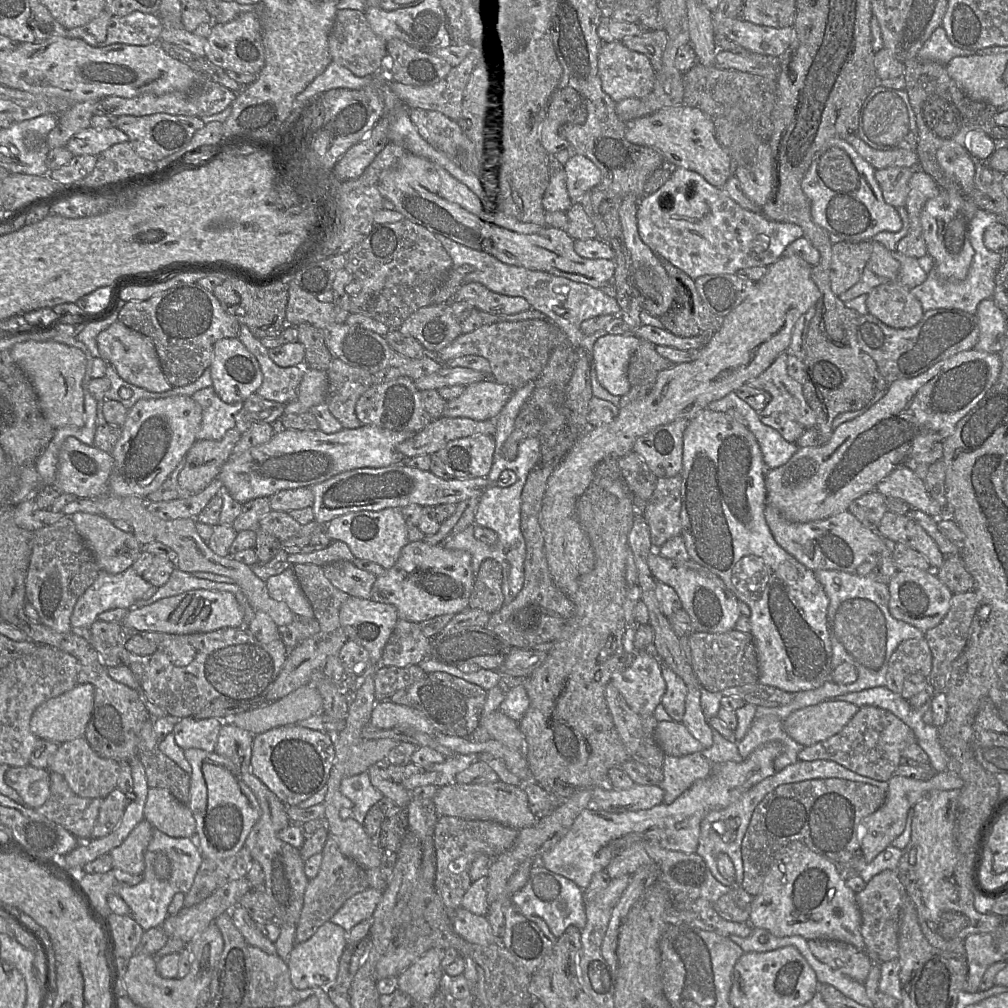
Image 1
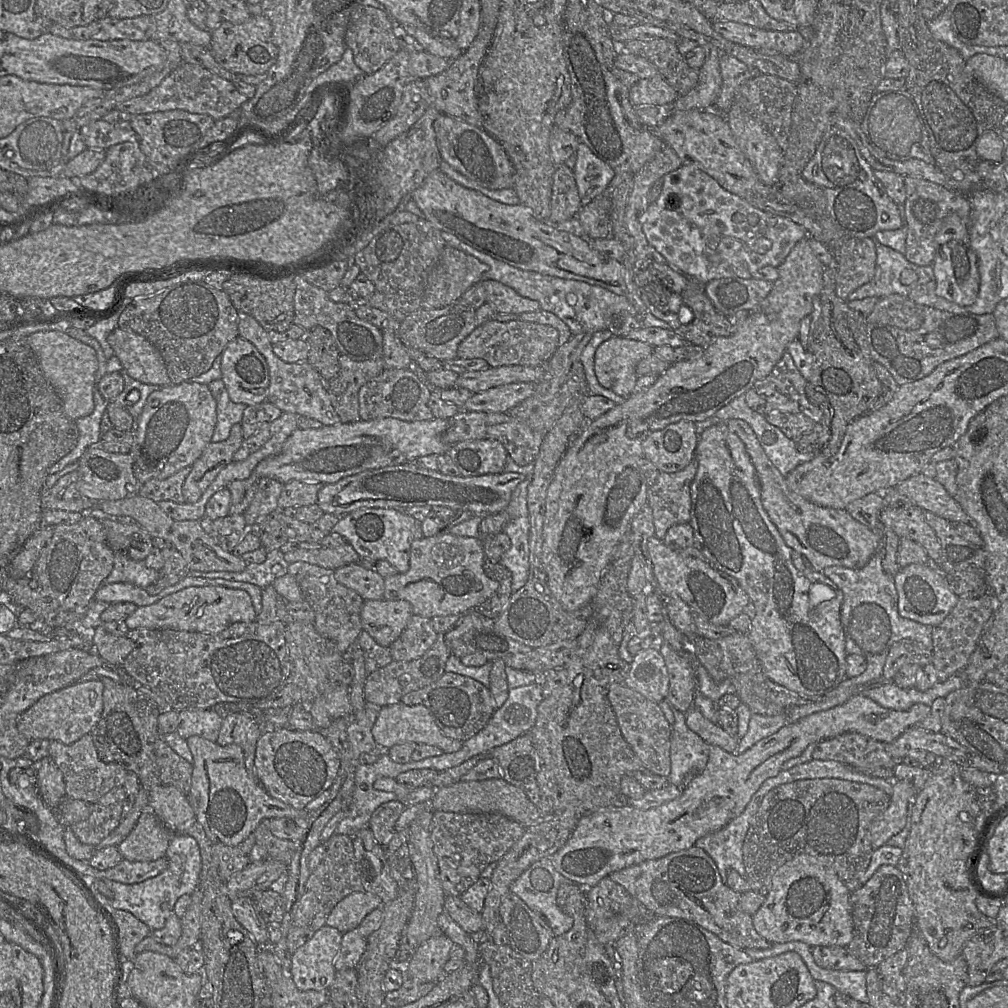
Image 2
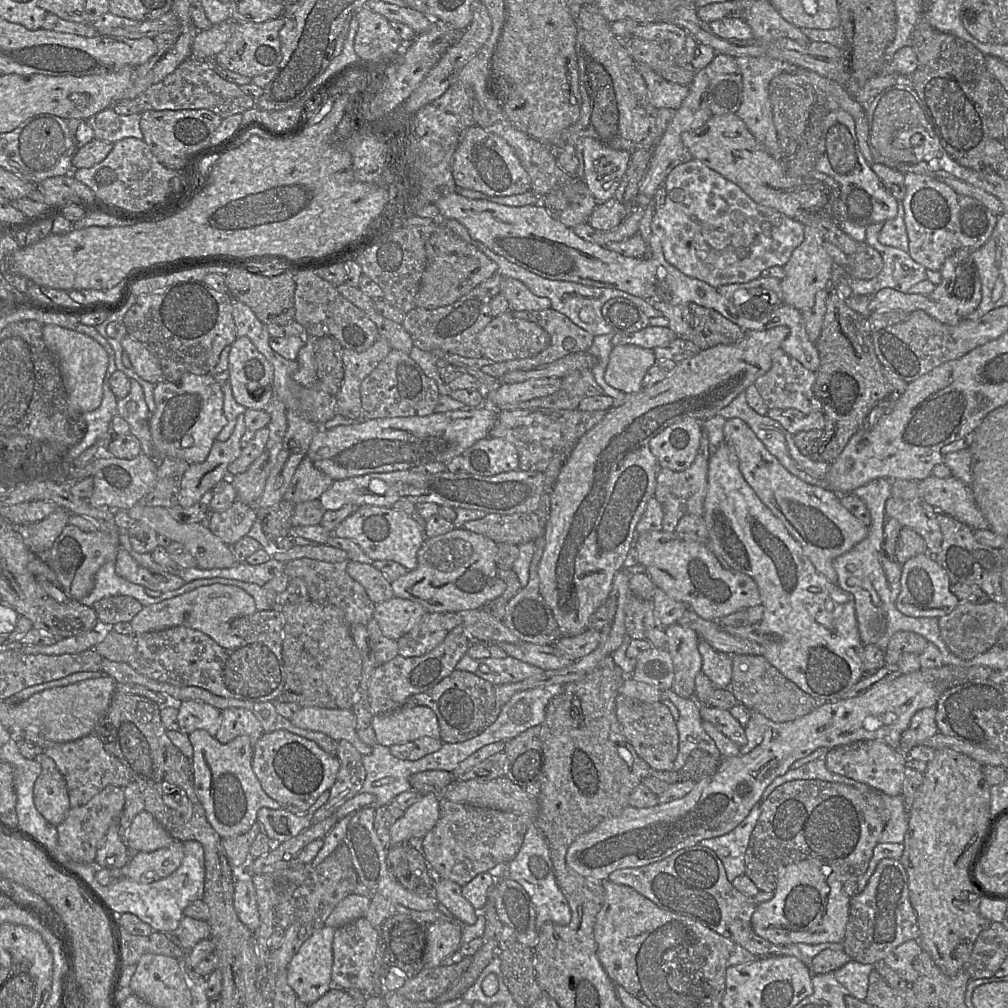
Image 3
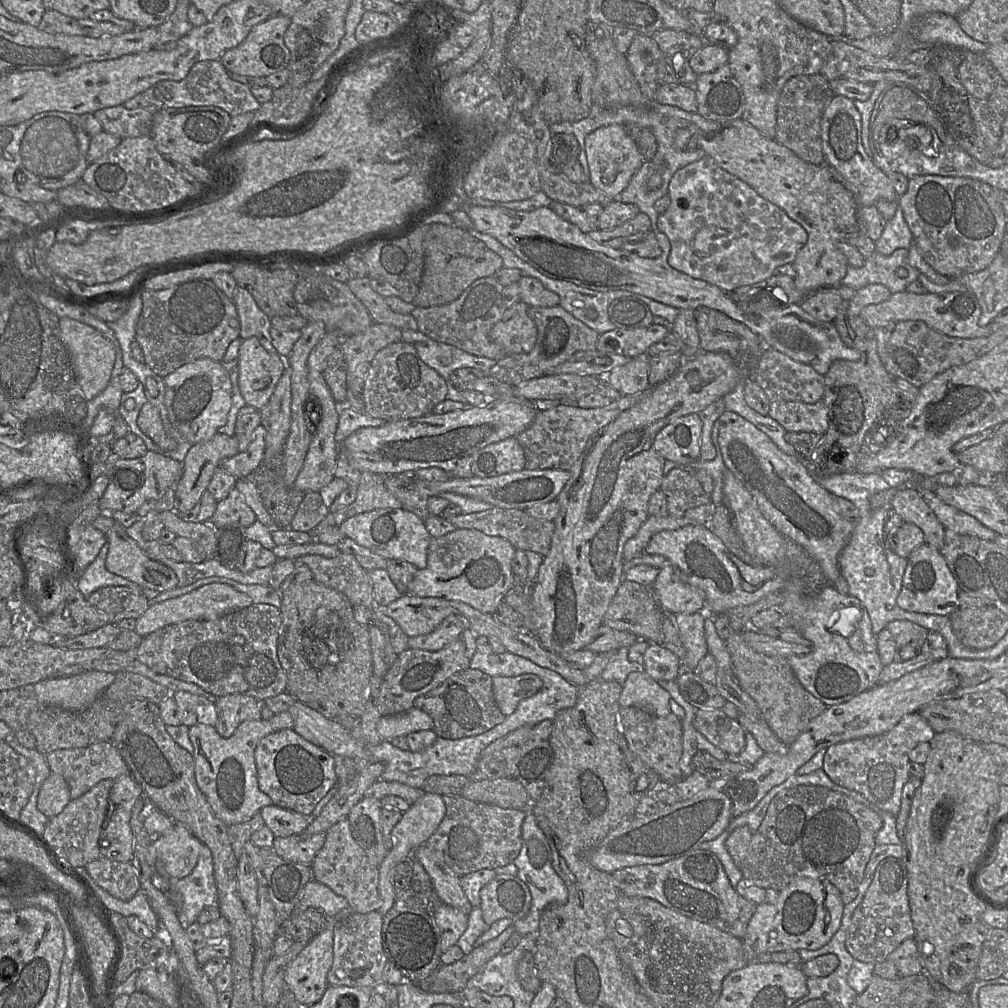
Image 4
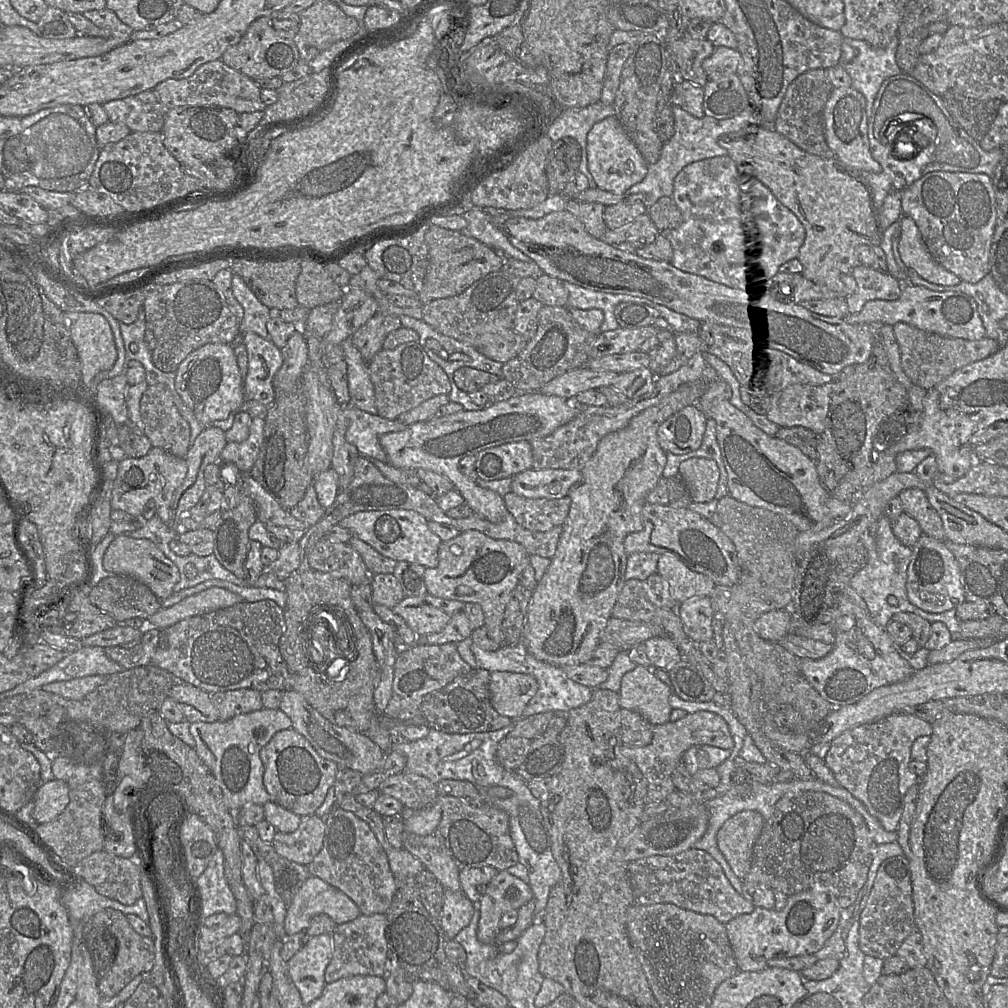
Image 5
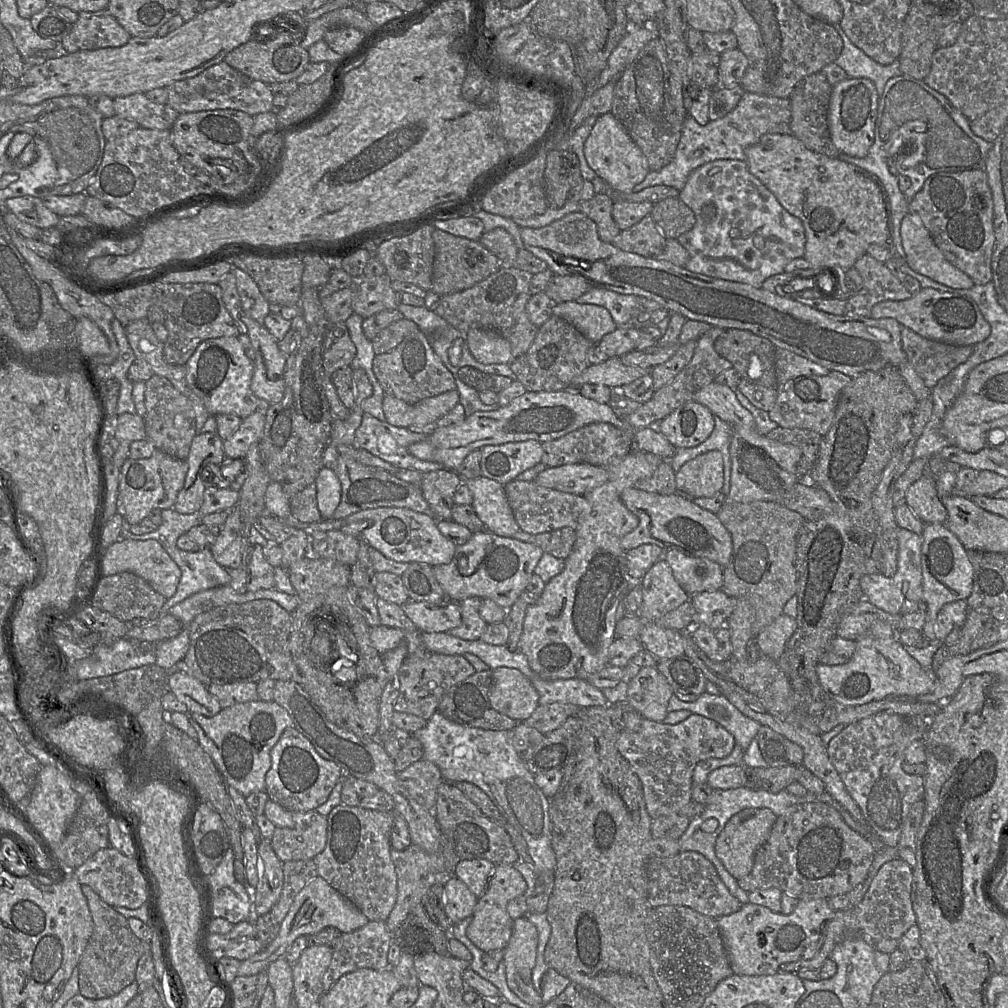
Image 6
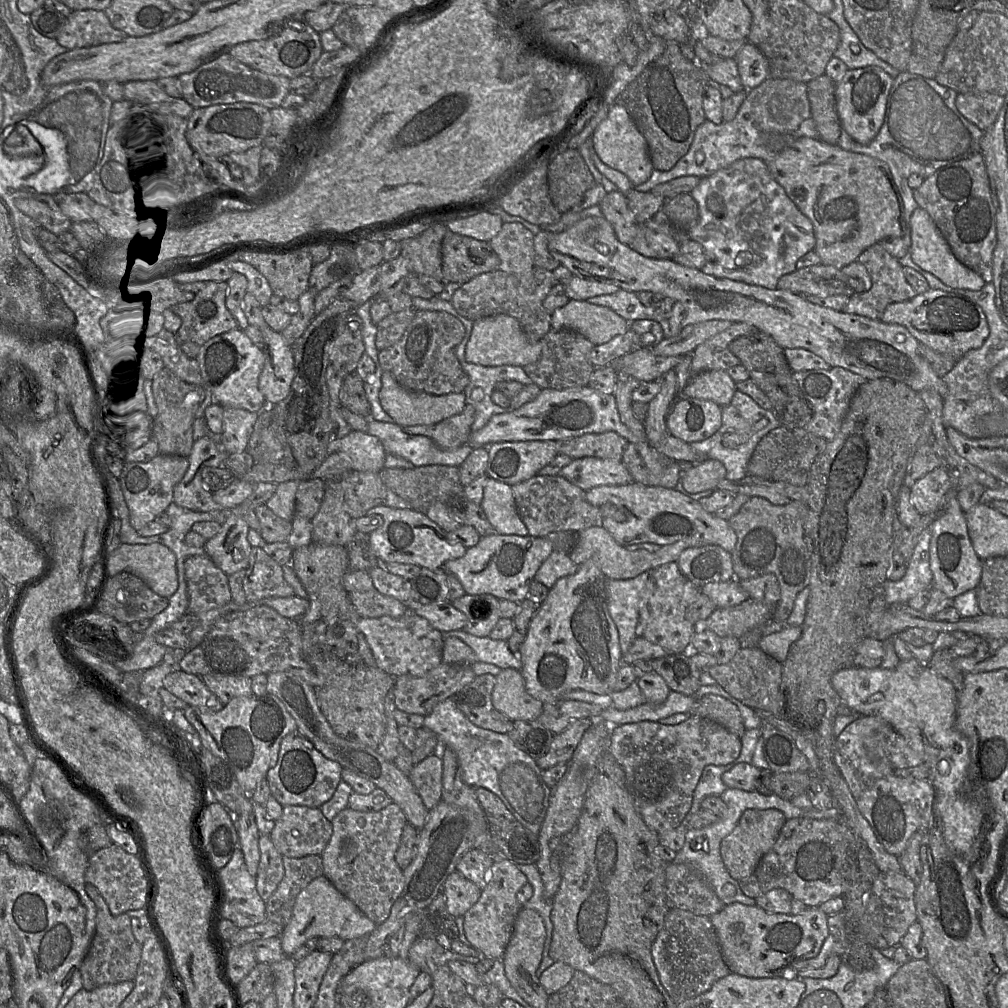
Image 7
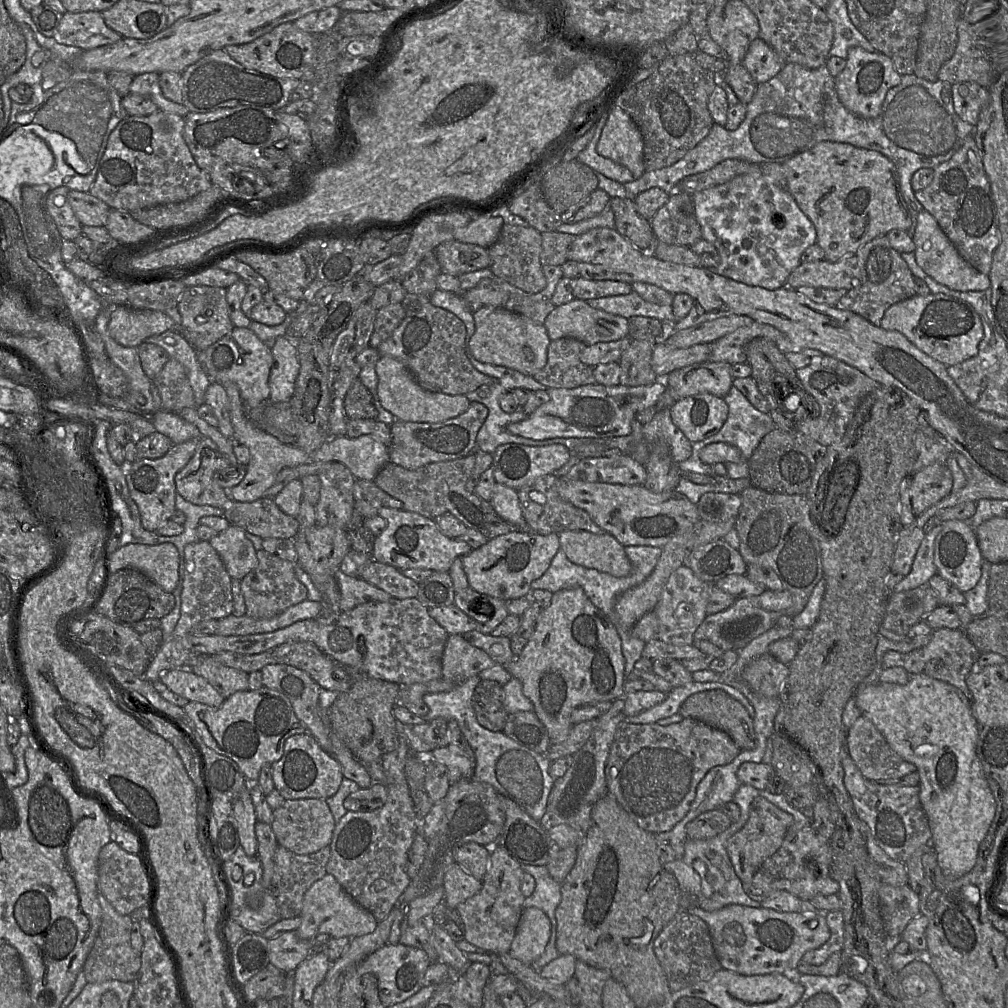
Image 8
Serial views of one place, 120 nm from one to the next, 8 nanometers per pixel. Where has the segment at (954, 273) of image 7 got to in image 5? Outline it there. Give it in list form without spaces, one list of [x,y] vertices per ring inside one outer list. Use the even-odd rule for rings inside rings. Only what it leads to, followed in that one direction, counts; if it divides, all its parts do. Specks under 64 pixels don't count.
[[[902,216],[900,224],[899,253],[908,270],[913,270],[926,281],[941,286],[953,286],[961,282],[958,276],[934,260],[913,219]]]

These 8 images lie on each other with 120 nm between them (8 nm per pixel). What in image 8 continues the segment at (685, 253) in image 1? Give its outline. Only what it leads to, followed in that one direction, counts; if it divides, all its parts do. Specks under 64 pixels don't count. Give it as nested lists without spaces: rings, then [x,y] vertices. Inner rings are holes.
[[[762,174],[738,175],[724,184],[696,192],[692,198],[702,238],[712,243],[720,255],[714,271],[737,282],[767,290],[787,287],[789,275],[801,264],[802,253],[817,242],[814,224],[800,210],[793,196]]]

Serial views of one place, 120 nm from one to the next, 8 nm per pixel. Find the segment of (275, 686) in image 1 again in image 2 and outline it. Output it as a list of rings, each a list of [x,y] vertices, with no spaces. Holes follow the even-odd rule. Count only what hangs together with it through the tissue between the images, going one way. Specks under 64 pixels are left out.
[[[298,561],[289,564],[288,574],[295,578],[303,598],[314,611],[316,631],[332,641],[341,654],[345,654],[363,630],[360,613],[365,600],[354,590],[340,584],[332,569]]]

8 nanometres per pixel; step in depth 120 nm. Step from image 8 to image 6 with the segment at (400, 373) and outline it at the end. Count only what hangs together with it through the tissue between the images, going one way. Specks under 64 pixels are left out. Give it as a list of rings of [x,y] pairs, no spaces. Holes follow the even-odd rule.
[[[457,390],[410,404],[391,395],[384,395],[383,411],[386,421],[396,427],[426,425],[449,413],[460,401]]]

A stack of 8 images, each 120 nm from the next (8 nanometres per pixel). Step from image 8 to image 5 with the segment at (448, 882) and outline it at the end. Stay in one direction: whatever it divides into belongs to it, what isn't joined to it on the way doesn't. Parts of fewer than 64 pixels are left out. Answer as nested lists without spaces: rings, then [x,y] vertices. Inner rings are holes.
[[[444,890],[440,925],[448,940],[454,937],[471,921],[475,904],[460,891]]]

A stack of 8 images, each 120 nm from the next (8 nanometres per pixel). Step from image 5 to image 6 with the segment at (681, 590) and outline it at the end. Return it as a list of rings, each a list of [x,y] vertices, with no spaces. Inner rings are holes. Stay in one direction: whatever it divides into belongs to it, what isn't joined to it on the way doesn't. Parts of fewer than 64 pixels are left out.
[[[677,549],[664,551],[662,558],[670,566],[680,587],[690,596],[721,590],[724,568],[716,562],[690,556]]]

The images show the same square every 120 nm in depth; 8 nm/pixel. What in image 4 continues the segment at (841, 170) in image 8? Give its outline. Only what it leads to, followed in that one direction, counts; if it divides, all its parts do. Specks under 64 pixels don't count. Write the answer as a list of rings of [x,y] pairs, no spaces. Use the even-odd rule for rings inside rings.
[[[742,118],[723,123],[717,130],[699,133],[698,148],[711,157],[721,168],[751,186],[760,196],[781,208],[792,220],[800,224],[807,233],[807,241],[793,261],[794,283],[804,295],[824,287],[837,287],[844,278],[848,263],[837,248],[838,242],[860,235],[856,218],[858,210],[850,191],[850,185],[828,164],[814,165],[799,158],[794,152],[774,139],[762,135]]]

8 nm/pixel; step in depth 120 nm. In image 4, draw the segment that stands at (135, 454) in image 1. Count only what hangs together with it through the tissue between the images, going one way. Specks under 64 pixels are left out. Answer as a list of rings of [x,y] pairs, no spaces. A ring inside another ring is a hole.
[[[209,358],[195,360],[164,377],[164,382],[166,386],[164,404],[169,421],[191,444],[211,439],[220,427],[226,425],[232,406],[232,384],[222,362],[216,362]]]

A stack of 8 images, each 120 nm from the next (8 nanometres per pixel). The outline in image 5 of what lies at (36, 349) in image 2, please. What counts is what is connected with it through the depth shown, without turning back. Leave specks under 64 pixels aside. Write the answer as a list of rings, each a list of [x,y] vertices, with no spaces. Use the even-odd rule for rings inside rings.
[[[64,312],[68,330],[82,365],[82,385],[85,391],[95,376],[110,370],[117,360],[117,348],[108,321],[100,314]]]

